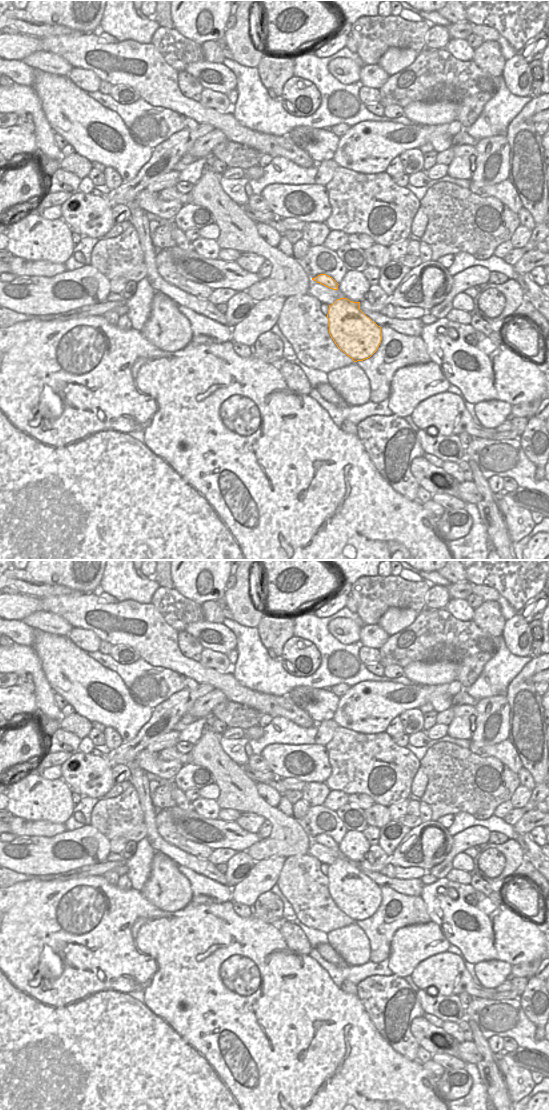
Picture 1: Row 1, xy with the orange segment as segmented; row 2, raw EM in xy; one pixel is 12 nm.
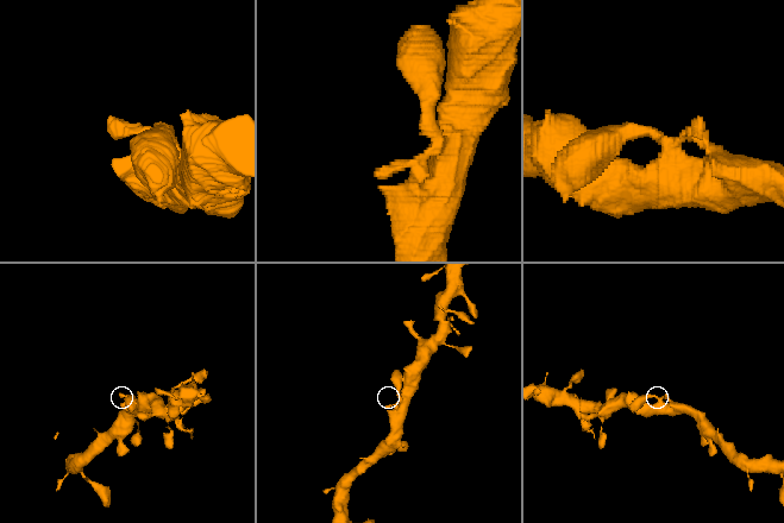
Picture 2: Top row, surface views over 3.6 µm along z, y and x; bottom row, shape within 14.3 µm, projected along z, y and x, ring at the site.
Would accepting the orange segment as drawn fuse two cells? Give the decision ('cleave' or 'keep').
keep

